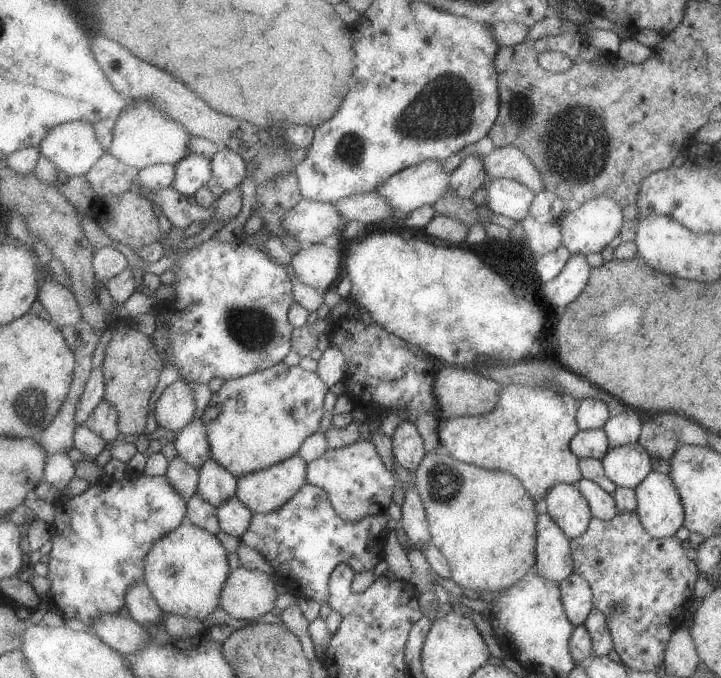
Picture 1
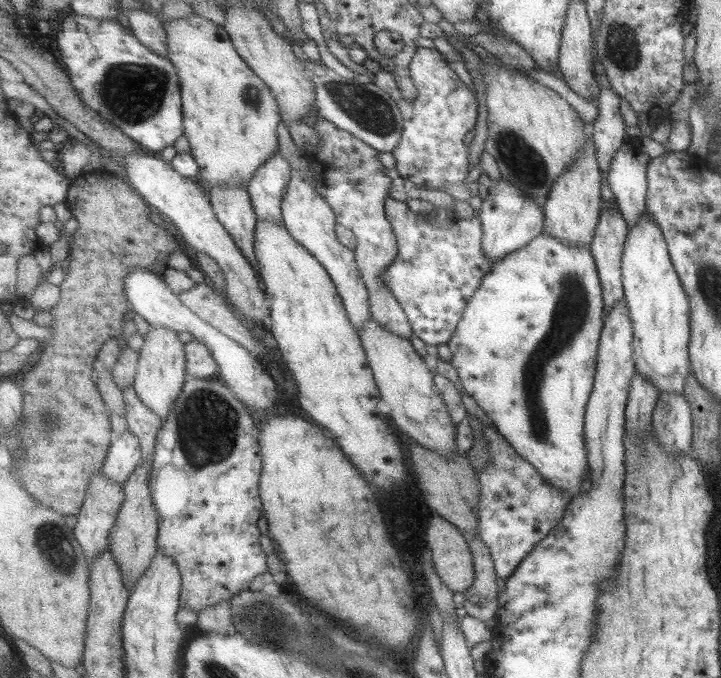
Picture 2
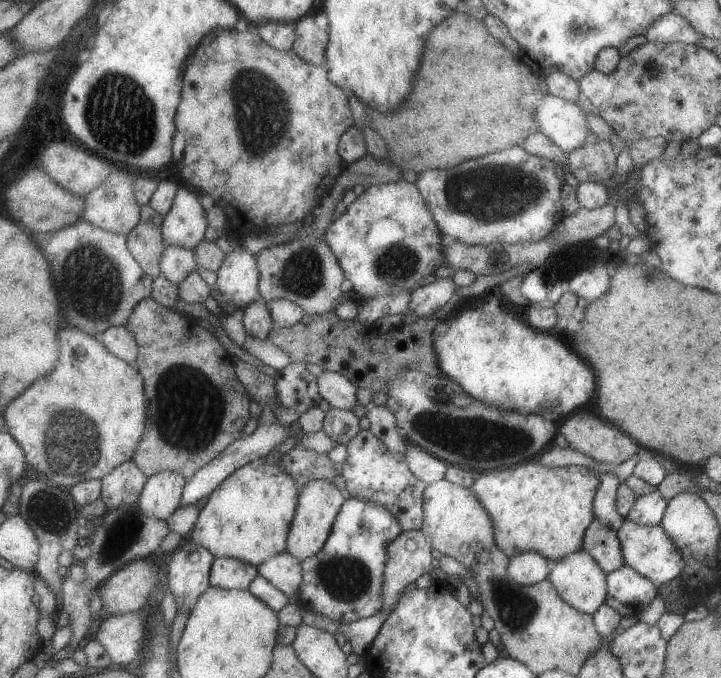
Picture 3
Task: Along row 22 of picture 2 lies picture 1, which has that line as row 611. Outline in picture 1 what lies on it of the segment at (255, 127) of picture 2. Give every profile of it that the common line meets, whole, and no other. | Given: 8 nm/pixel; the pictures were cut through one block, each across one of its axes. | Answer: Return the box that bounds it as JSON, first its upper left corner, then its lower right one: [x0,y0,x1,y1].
[145,519,232,621]

